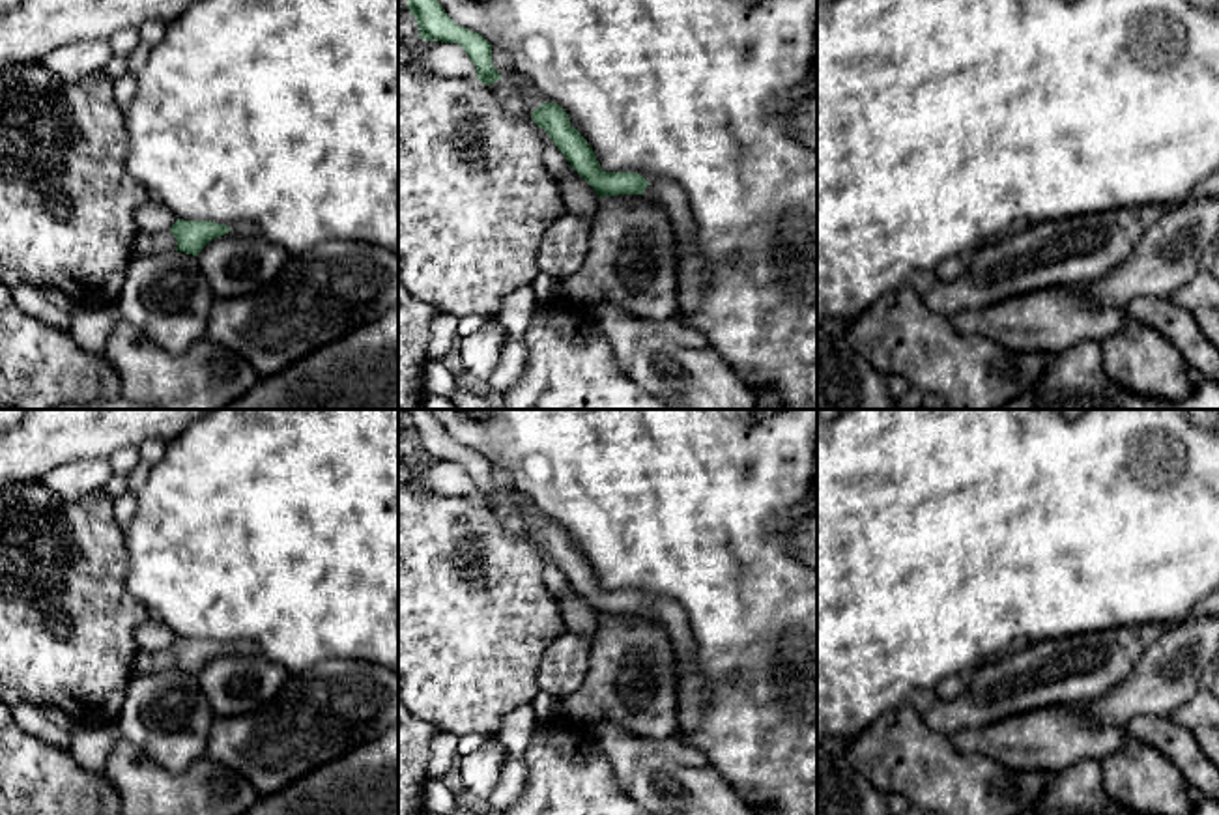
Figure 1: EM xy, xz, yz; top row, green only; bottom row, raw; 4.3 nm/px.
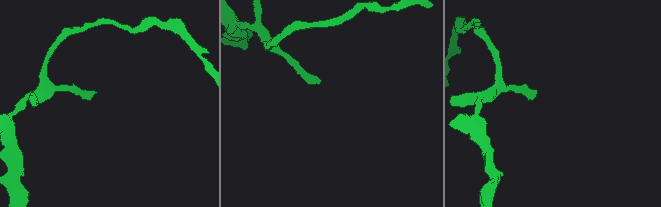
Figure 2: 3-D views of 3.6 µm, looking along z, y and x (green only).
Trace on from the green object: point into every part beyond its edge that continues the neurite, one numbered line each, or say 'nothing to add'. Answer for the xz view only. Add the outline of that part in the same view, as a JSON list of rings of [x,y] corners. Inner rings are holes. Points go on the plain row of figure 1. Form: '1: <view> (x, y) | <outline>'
1: xz (692, 688) | [[[654,598],[647,604],[645,613],[658,619],[671,641],[681,665],[679,675],[679,729],[694,731],[709,699],[709,686],[696,667],[696,639],[682,606],[669,598]]]

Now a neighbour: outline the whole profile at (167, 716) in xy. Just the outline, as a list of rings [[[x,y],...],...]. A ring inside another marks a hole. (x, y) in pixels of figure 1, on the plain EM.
[[[179,669],[133,675],[118,733],[170,774],[206,755],[215,714],[198,677]]]

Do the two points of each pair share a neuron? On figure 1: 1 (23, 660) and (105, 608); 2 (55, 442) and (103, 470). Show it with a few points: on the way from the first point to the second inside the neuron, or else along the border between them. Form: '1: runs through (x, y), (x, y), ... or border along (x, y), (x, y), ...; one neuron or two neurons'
1: runs through (43, 640), (60, 623), (71, 617), (85, 617); one neuron
2: border along (107, 457), (70, 460), (57, 466), (45, 477); two neurons

